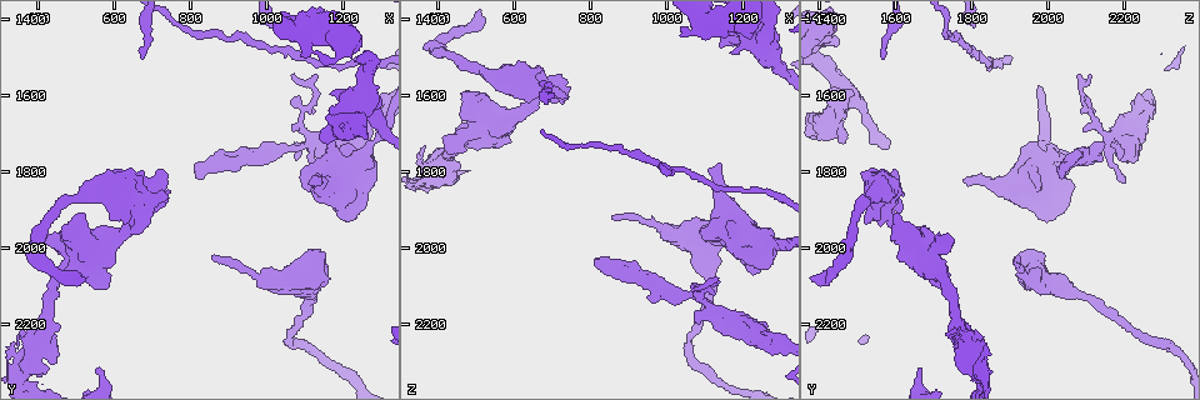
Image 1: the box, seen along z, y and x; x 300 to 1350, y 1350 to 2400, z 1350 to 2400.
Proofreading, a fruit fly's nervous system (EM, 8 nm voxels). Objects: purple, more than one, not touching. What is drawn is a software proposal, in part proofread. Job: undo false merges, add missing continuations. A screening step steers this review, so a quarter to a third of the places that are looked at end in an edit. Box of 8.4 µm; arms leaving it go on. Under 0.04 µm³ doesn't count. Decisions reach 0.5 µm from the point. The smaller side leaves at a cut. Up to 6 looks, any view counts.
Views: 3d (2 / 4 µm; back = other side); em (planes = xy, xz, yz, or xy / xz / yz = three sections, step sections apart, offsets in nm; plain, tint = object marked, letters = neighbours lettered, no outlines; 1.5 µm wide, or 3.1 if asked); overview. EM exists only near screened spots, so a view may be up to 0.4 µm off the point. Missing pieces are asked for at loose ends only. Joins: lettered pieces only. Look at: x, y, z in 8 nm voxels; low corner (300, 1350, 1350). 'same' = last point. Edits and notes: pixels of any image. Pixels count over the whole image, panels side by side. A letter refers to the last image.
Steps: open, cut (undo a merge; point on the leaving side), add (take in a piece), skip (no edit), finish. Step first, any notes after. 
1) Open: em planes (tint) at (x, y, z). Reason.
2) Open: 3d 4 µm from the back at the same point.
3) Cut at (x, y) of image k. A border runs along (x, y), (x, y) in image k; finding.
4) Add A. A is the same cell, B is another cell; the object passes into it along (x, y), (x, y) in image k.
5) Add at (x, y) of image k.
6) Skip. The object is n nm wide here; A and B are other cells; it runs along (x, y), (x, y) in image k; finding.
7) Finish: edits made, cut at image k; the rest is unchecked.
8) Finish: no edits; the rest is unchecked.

Open: 3d 4 µm at (665, 1935, 1595). Three-way junction.

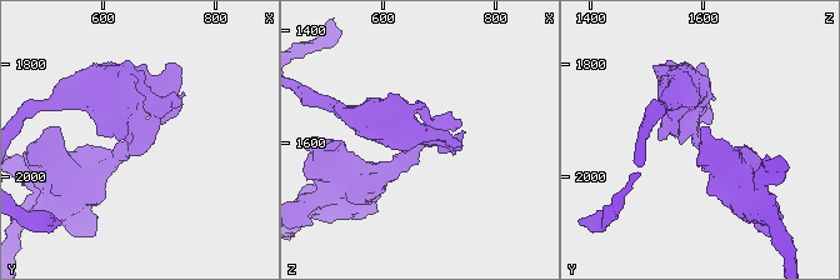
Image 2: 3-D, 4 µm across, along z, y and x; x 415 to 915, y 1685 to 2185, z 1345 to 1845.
Open: em planes (letters) at (660, 1940, 1590). Need the tissue.

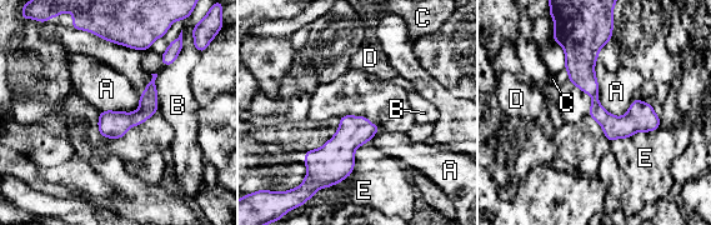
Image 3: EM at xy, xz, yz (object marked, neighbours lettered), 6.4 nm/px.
Skip. A, B, C, D and E are other cells; a border runs along (596, 60), (597, 100), (620, 118) in image 3; one neuron here.

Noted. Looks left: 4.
Open: 3d 2 µm at (585, 2105, 1725). Stops while still wide.

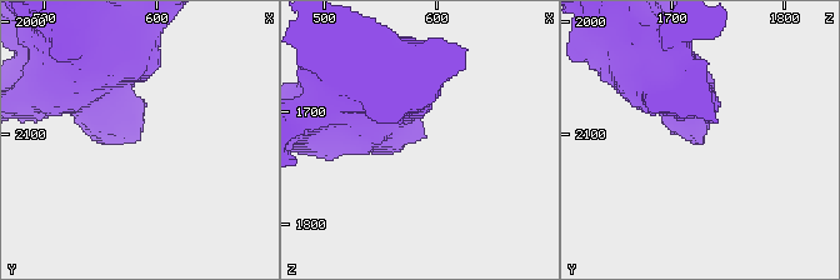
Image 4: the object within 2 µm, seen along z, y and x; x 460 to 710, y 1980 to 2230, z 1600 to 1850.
Open: em planes (tint) at (588, 2106, 1718). Shape alone is not enough.

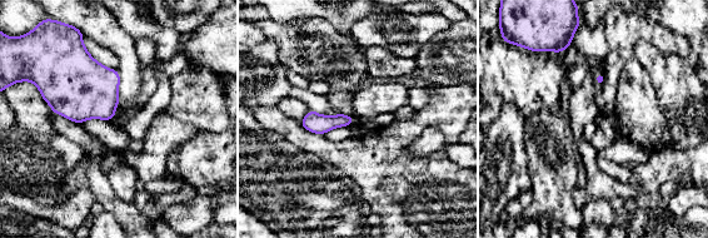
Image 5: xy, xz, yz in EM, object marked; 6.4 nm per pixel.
Open: em planes (letters) at the same point.

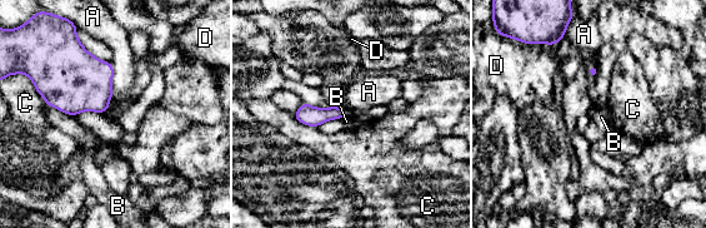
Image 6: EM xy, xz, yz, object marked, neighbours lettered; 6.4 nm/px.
Skip. A, B, C and D are other cells; a border runs along (110, 62), (113, 68), (113, 89) in image 6; none of them fits.

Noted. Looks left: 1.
Finish: no edits; the rest is unchecked.

